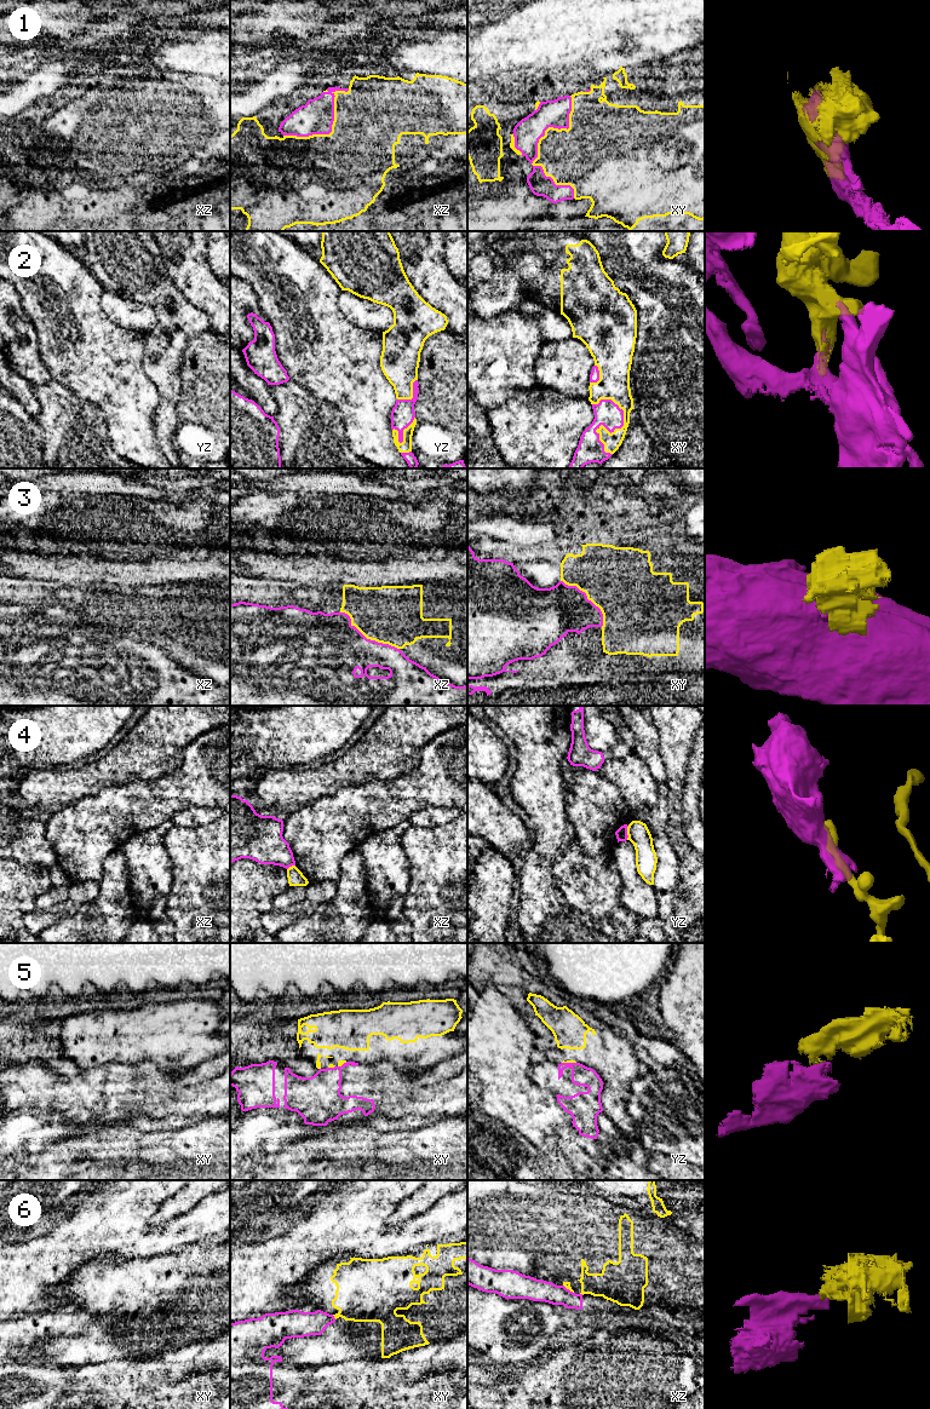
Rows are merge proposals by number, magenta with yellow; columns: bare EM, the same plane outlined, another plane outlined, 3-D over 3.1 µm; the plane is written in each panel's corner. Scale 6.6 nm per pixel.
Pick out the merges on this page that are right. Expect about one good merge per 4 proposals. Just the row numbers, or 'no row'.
1, 2

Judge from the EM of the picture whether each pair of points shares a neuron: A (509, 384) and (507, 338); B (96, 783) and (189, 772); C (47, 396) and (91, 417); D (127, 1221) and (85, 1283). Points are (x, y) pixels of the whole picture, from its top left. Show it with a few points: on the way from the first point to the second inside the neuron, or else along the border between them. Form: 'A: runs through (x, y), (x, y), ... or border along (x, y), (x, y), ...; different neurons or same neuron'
A: runs through (507, 373), (507, 349); same neuron
B: border along (183, 759), (170, 772), (151, 780), (132, 782); different neurons
C: runs through (58, 404), (64, 410), (80, 410); same neuron
D: border along (112, 1257), (92, 1258), (76, 1269); different neurons

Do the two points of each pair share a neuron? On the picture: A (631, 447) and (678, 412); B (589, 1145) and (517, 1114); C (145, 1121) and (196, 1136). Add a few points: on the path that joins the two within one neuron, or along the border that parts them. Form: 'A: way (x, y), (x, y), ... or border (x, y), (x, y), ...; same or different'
A: border (637, 421), (658, 452); different
B: border (578, 1139), (579, 1144), (597, 1161); different
C: border (200, 1121), (182, 1127), (158, 1128), (145, 1132); different

